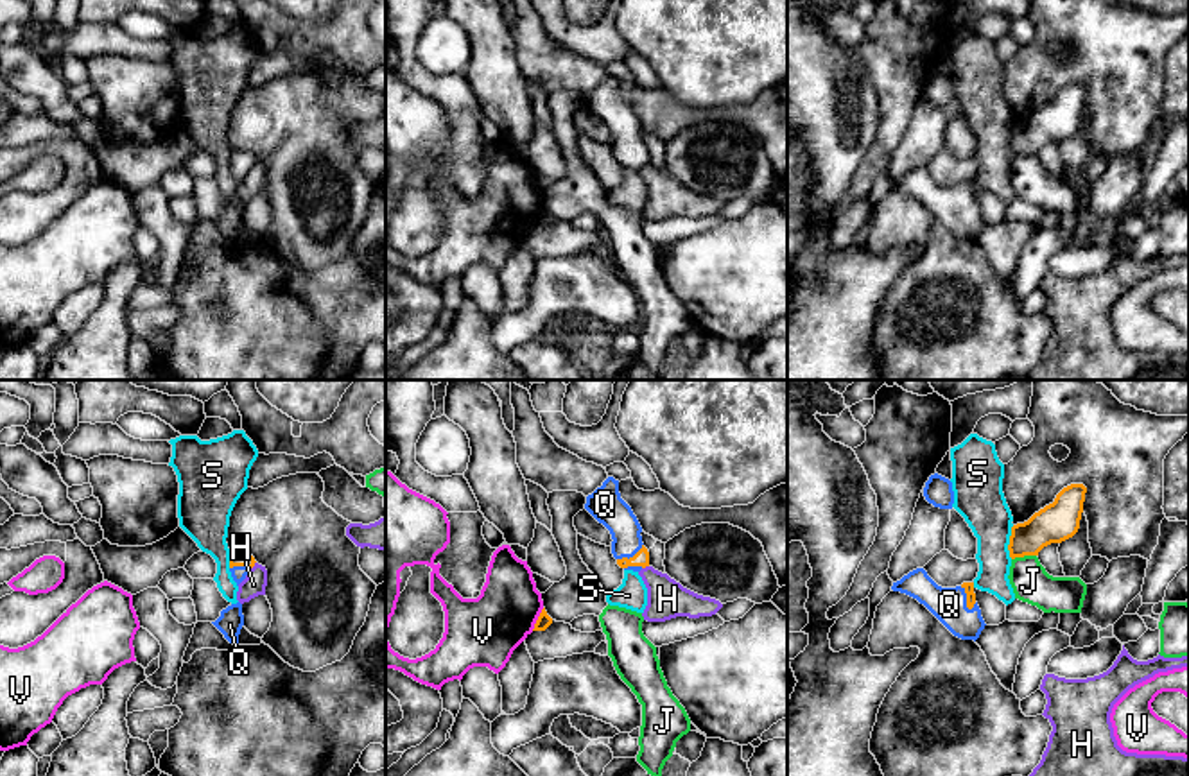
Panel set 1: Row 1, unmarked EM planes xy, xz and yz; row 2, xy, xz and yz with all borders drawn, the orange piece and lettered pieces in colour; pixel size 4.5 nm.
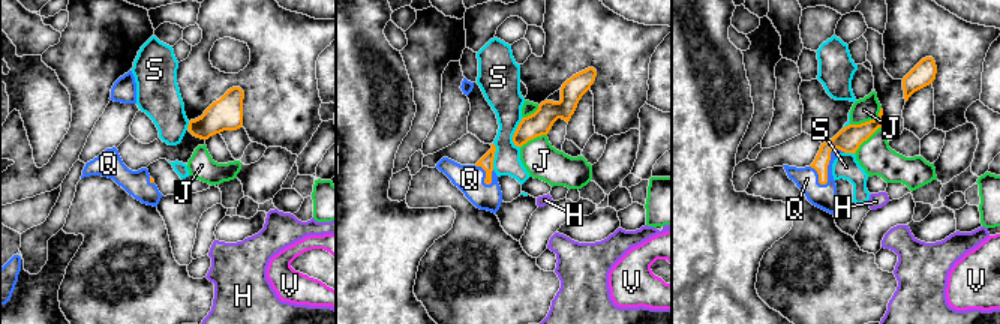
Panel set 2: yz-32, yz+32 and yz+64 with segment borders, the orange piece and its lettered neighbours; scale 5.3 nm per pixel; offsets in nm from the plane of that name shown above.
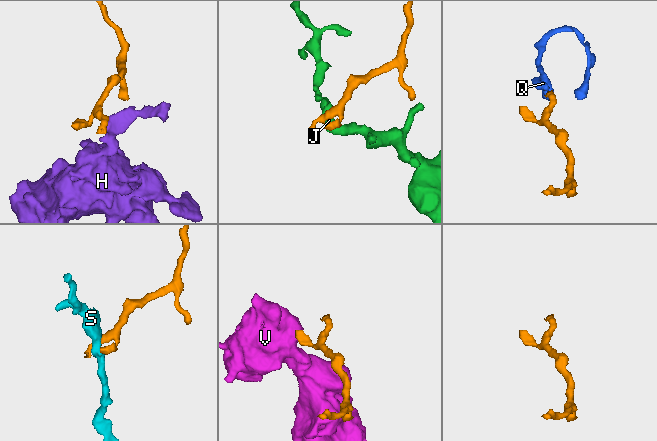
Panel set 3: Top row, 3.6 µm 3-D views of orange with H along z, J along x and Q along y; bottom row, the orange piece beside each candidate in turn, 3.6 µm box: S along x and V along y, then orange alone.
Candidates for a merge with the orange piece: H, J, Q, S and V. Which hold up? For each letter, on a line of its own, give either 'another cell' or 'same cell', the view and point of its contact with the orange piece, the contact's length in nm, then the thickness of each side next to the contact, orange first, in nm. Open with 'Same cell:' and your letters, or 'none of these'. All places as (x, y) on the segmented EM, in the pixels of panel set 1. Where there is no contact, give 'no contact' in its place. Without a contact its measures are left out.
Same cell: Q
H: another cell; contact xy (253, 565); length 50 nm; calibres 60 and 100 nm
J: another cell; contact yz (1023, 556); length 110 nm; calibres 180 and 170 nm
Q: same cell; contact yz (967, 599); length 120 nm; calibres 50 and 160 nm
S: another cell; contact yz (1010, 542); length 150 nm; calibres 180 and 220 nm
V: another cell; contact xz (538, 619); length 120 nm; calibres 70 and 320 nm

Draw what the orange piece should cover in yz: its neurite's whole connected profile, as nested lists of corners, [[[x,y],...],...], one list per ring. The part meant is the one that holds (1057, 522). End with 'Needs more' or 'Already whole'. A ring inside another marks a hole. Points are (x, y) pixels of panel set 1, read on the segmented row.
[[[1071,484],[1053,504],[1035,513],[1028,522],[1011,527],[1010,557],[1038,556],[1051,545],[1072,538],[1080,529],[1087,487]]]. Already whole

